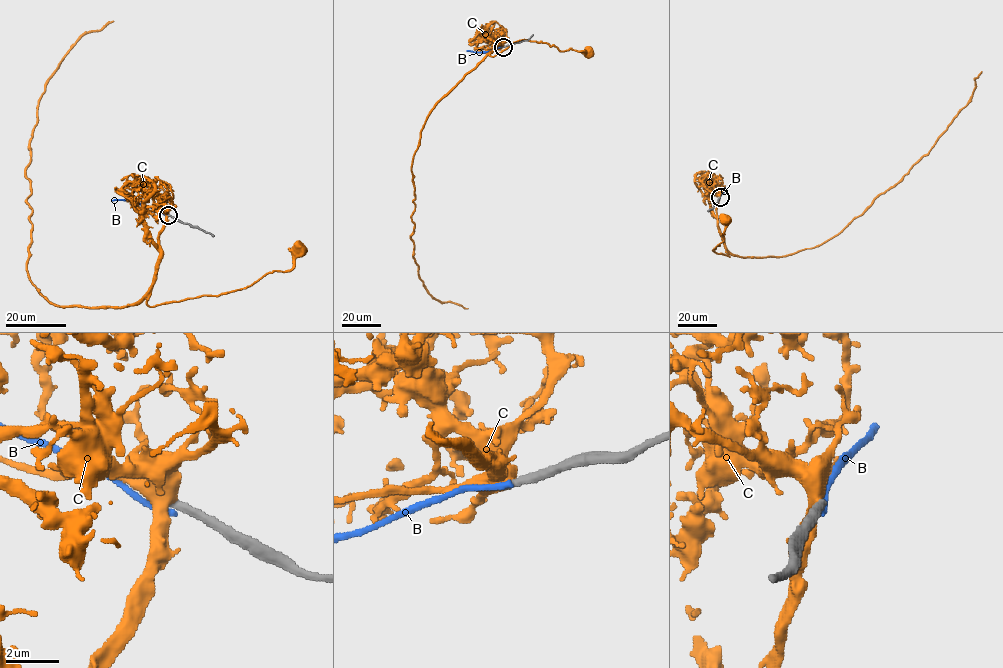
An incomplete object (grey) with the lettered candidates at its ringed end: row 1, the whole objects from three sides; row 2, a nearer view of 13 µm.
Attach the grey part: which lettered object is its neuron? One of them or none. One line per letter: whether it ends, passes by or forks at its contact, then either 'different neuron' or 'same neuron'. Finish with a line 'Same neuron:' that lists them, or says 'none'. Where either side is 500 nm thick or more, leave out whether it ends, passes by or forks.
B: it ends; different neuron
C: different neuron
Same neuron: none

